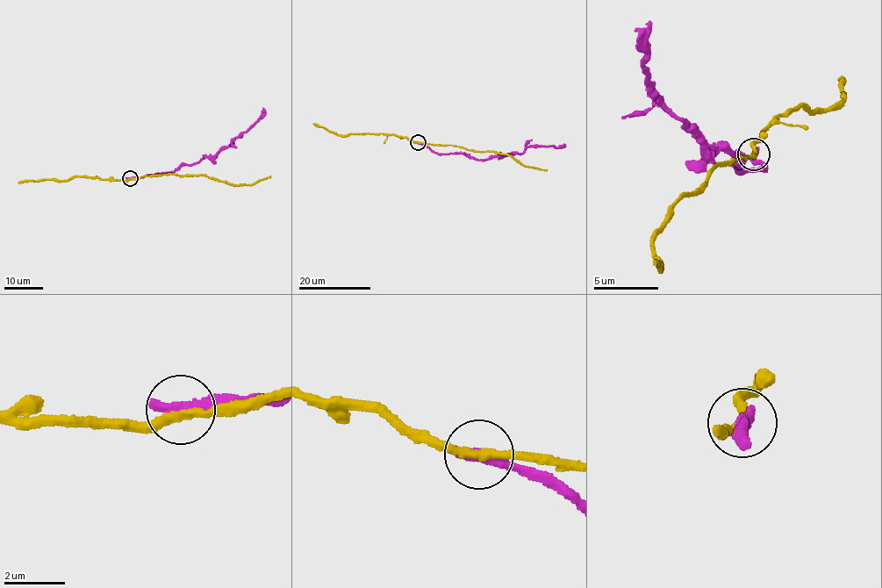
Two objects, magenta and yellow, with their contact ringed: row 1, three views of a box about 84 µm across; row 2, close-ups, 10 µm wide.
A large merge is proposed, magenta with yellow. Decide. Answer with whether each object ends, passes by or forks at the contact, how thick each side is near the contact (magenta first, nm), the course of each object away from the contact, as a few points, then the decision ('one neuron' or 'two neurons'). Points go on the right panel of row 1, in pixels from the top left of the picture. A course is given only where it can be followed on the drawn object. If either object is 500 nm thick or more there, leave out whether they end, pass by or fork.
magenta ends | yellow passes by | 440/260 nm | magenta via (754, 155), (763, 168), (742, 174), (742, 160), (707, 154), (656, 97), (641, 60), (651, 20) | yellow via (754, 155), (715, 167), (699, 190), (682, 195), (653, 233), (651, 255), (661, 264), (656, 271), (656, 259) | two neurons

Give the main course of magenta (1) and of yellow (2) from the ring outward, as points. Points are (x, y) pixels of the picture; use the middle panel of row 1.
1: (418, 143), (438, 154), (462, 154), (482, 160), (515, 154), (527, 147), (563, 146)
2: (418, 143), (508, 154), (522, 164), (547, 170)

